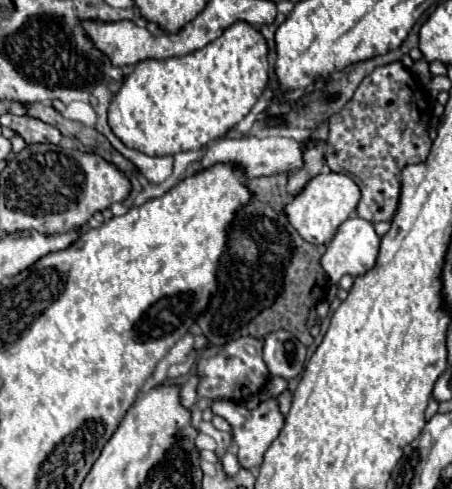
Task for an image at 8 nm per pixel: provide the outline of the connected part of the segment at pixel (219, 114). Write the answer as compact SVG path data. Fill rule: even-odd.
M240 21L196 53L136 63L110 101L108 125L126 147L146 155L198 151L208 141L224 137L250 113L268 79L266 39L256 27Z

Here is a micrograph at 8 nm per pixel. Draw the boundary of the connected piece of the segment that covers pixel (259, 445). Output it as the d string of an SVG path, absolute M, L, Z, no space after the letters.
M264 399L256 409L246 409L246 407L240 407L232 401L216 401L212 405L212 411L216 415L222 415L230 425L232 425L232 433L234 433L234 443L238 445L238 451L236 451L236 457L240 461L240 465L248 471L256 471L262 463L262 457L264 457L264 451L270 447L272 439L276 439L276 435L280 435L282 427L284 427L284 415L280 413L278 409L278 401L276 399Z

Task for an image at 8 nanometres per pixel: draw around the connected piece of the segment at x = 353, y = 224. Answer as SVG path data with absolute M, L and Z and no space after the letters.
M350 217L336 229L336 235L326 245L326 253L322 255L320 265L326 271L330 283L338 283L340 277L344 277L344 275L354 275L354 277L364 275L366 271L370 271L374 267L376 257L378 257L378 247L380 247L380 237L376 235L374 225L366 219Z

